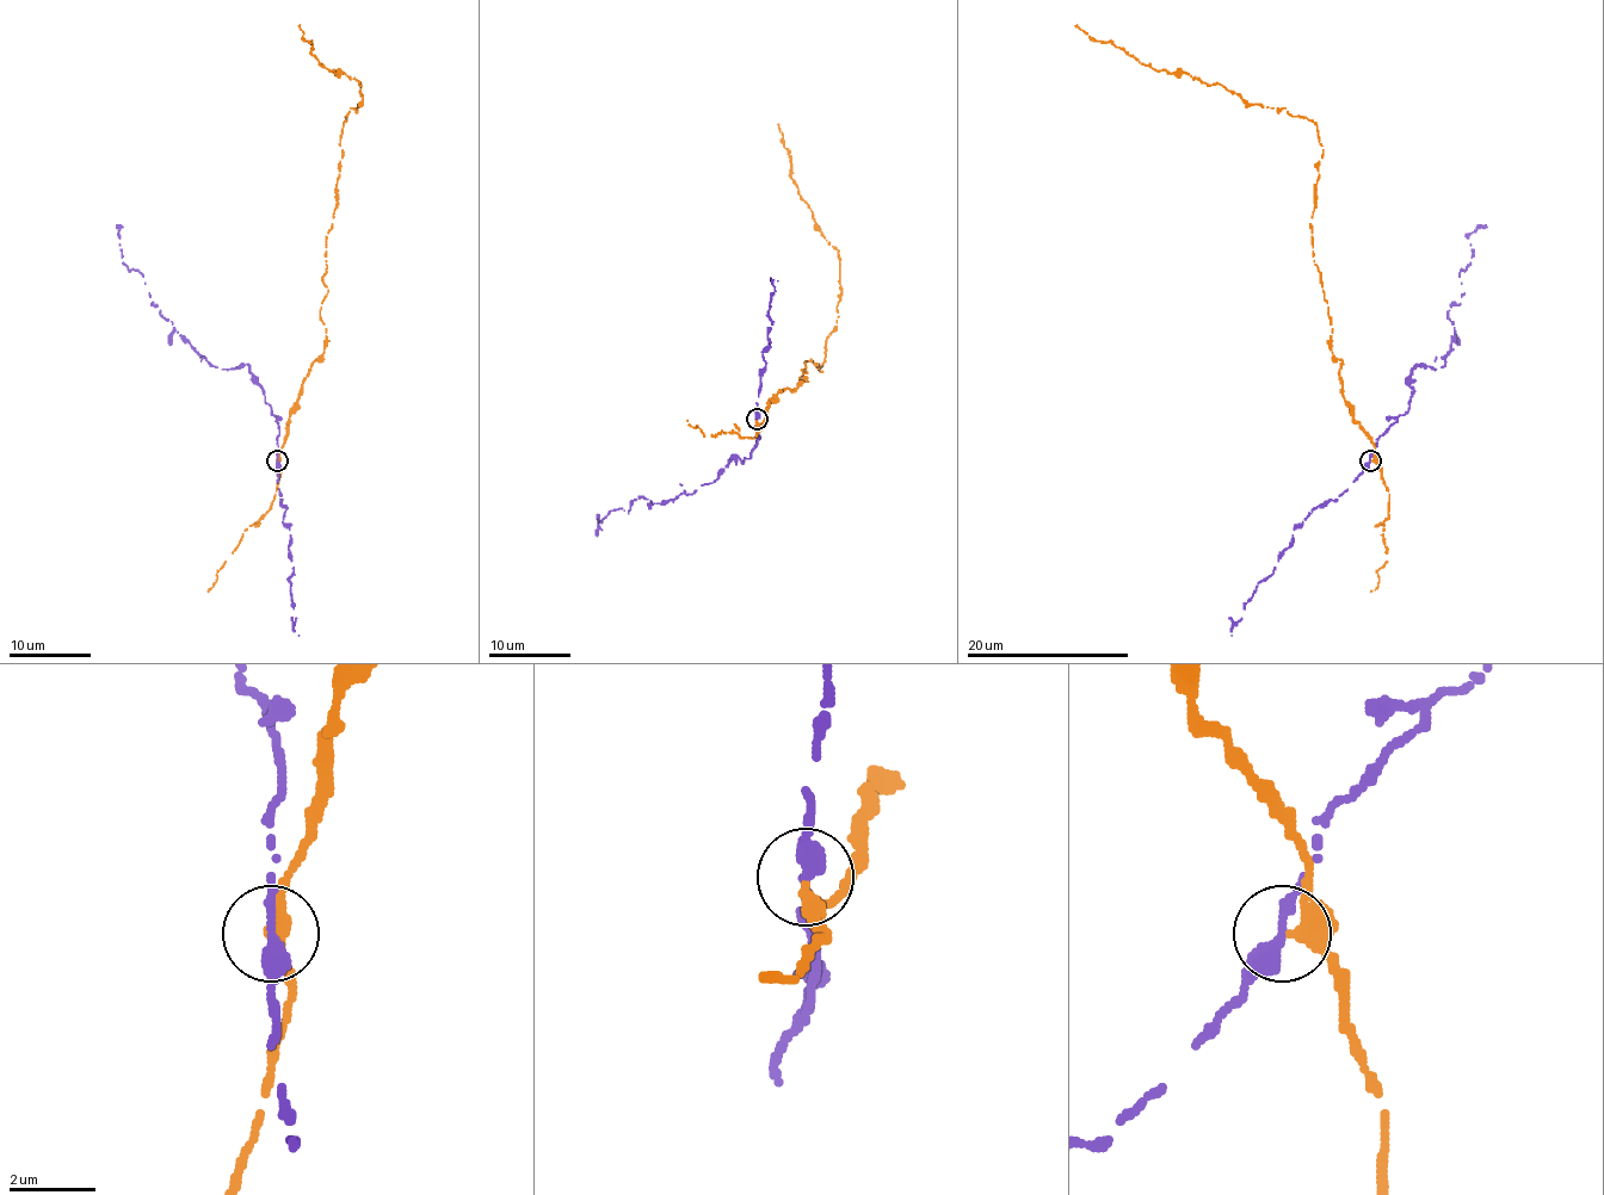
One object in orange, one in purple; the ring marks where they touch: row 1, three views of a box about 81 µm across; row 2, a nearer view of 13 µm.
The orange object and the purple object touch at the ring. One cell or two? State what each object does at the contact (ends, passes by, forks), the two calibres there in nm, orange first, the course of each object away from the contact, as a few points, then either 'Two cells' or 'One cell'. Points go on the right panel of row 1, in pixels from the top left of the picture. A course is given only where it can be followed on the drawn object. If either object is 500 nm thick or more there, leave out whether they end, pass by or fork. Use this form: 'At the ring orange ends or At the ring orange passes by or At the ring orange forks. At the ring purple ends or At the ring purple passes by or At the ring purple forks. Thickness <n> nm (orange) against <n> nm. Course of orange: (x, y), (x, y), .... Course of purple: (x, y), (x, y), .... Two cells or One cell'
At the ring orange passes by. At the ring purple passes by. Thickness 300 nm (orange) against 300 nm. Course of orange: (1370, 460), (1373, 439), (1342, 394), (1313, 261), (1318, 125), (1217, 82), (1154, 70), (1075, 26). Course of purple: (1370, 460), (1408, 410), (1408, 376), (1443, 367), (1468, 235), (1486, 226). Two cells

